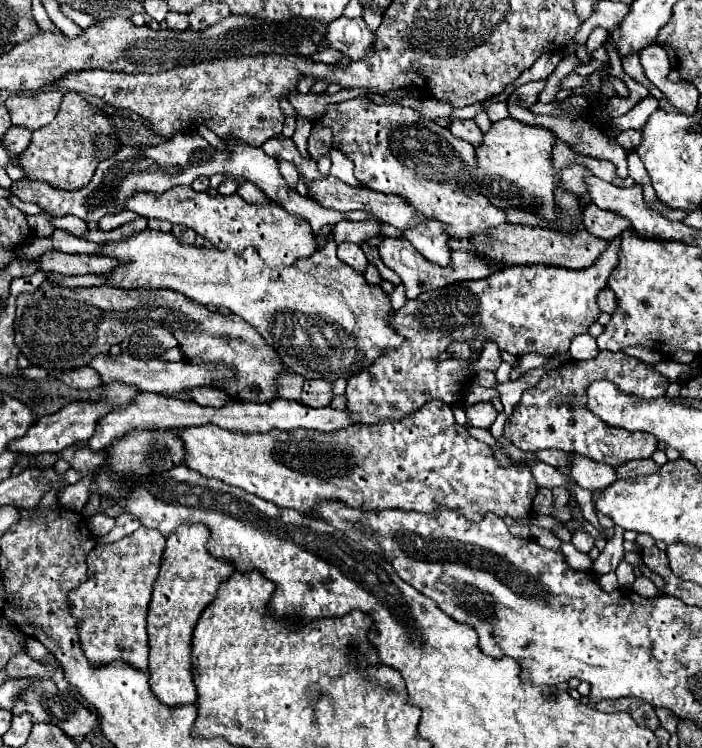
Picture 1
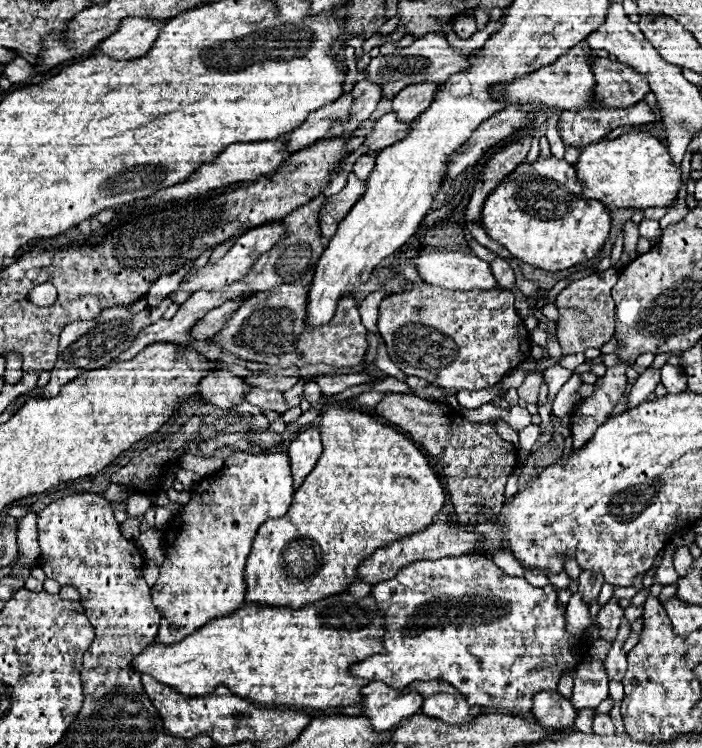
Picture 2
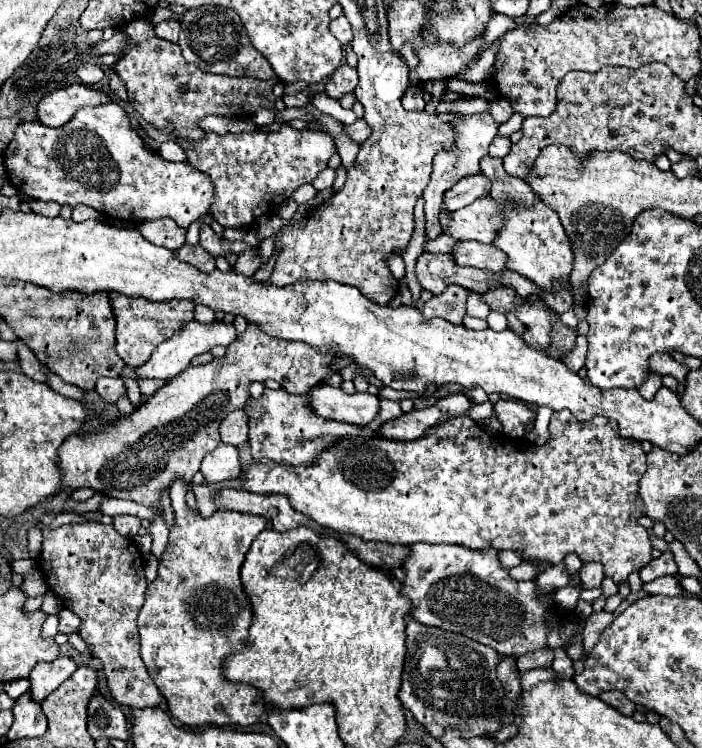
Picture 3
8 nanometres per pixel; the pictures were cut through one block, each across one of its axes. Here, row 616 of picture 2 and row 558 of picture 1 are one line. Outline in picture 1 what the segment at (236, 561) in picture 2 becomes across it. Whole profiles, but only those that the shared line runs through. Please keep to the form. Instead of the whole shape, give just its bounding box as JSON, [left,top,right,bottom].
[148,524,234,706]

